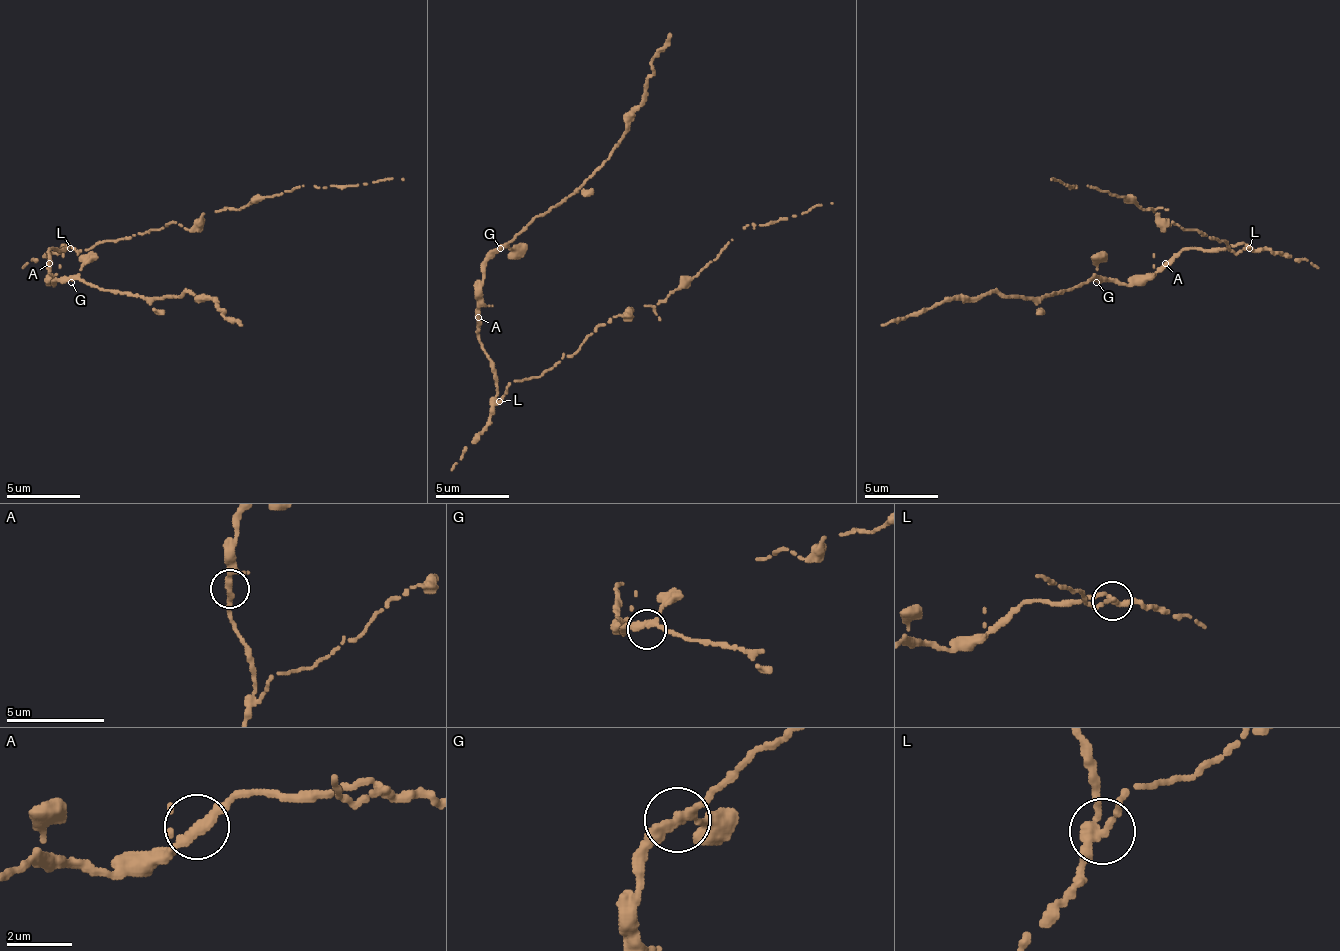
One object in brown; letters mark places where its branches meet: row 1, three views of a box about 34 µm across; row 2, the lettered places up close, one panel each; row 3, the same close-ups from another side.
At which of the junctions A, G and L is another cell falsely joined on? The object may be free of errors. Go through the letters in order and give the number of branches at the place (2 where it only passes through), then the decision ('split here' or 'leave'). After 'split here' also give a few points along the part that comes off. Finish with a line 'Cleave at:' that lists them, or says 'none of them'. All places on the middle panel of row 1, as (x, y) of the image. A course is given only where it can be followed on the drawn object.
A: 2 branches meet; leave
G: 3 branches meet; leave
L: 3 branches meet; split here; foreign part runs (500, 402), (511, 383), (544, 376), (595, 328), (632, 306), (654, 306), (687, 284), (742, 230), (833, 204)
Cleave at: L

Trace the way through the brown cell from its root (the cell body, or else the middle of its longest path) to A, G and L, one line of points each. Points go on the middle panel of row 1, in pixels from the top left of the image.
A: (496, 380), (493, 376), (493, 361), (478, 339), (478, 317)
G: (496, 380), (493, 376), (493, 361), (478, 339), (478, 284), (485, 277), (485, 262), (500, 248)
L: (496, 380), (496, 398), (500, 402)

